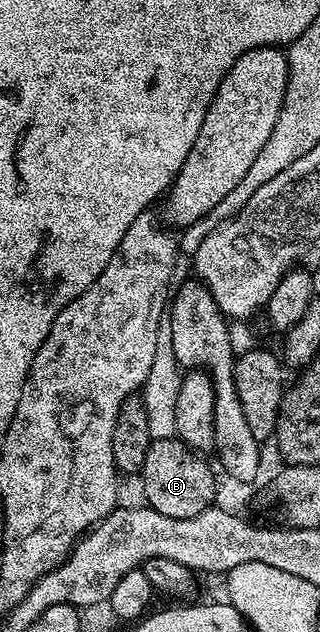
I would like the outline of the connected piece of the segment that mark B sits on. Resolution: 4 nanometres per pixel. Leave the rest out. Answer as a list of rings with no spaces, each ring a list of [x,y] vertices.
[[[178,438],[156,439],[151,442],[144,457],[140,472],[142,491],[146,494],[149,510],[164,513],[164,517],[196,517],[204,513],[215,502],[214,471],[215,468],[205,463],[203,456],[184,445]]]

